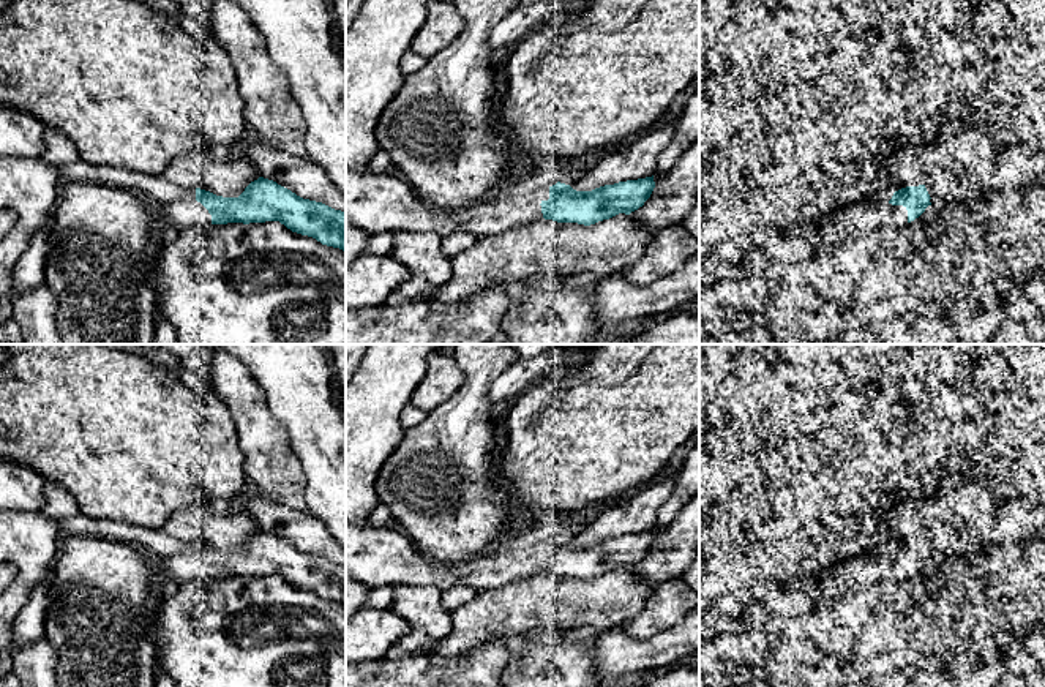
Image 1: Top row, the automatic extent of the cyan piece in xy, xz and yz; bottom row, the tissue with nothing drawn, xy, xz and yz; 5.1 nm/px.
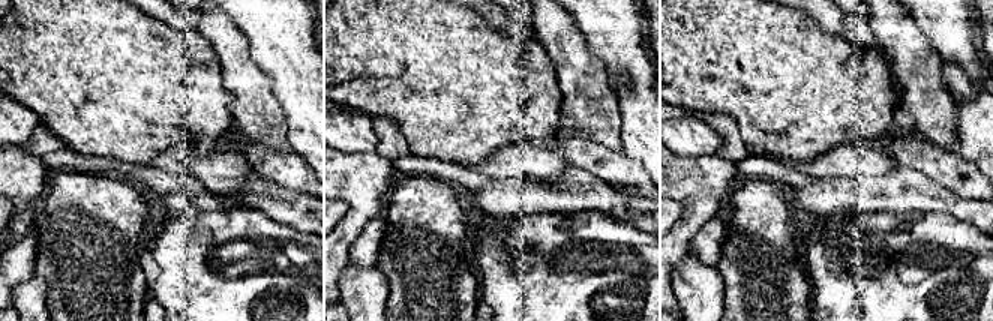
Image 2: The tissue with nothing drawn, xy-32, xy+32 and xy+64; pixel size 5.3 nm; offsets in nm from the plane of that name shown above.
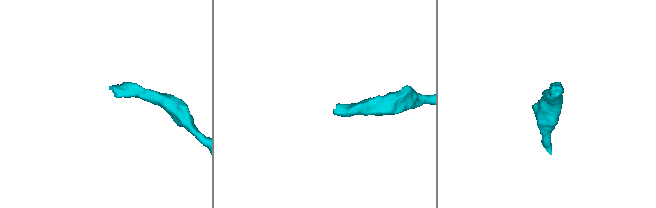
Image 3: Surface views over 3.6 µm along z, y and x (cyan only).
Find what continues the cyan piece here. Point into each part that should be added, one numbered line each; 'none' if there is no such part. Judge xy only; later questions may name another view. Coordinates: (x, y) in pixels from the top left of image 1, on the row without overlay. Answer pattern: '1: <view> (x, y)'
1: xy (187, 566)

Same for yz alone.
1: yz (897, 569)

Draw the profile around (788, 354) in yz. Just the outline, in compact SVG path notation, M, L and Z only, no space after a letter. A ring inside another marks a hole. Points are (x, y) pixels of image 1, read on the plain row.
M780 344L777 347L777 363L791 366L807 366L819 357L826 357L830 344Z

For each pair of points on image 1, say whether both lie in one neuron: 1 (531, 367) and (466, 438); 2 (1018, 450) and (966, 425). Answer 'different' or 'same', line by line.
1: different
2: different

